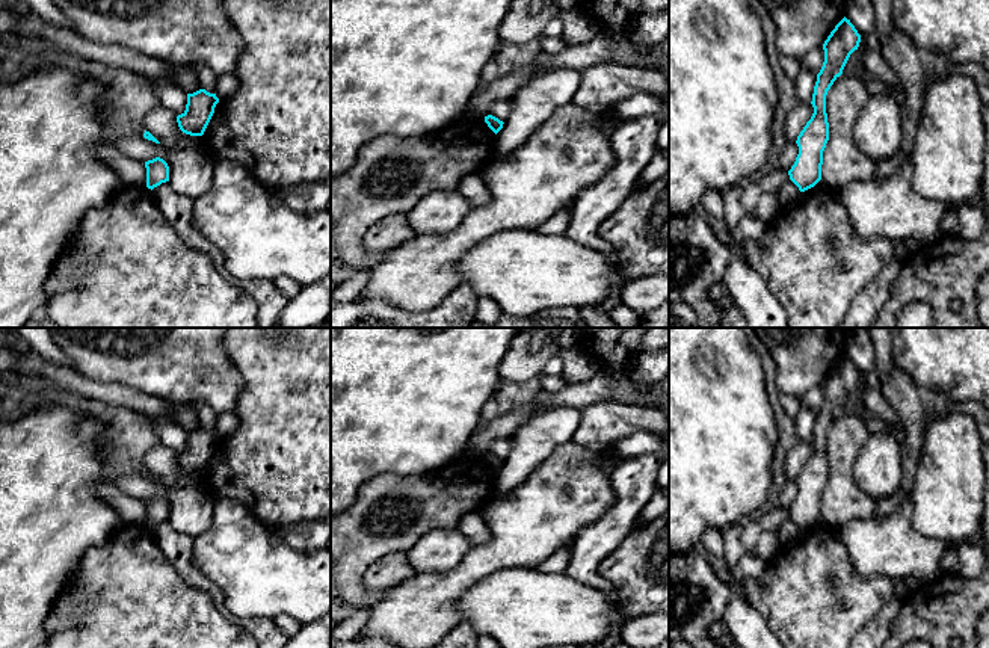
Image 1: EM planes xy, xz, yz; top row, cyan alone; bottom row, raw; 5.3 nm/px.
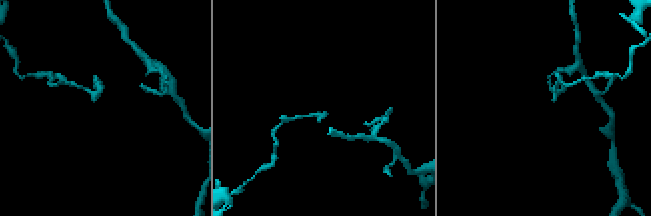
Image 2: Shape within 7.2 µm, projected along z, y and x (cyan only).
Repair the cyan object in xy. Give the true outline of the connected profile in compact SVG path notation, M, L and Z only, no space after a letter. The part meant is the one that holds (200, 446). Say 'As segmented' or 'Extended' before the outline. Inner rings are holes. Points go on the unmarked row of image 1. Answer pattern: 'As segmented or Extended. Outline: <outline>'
As segmented. Outline: M205 427L187 432L186 449L177 455L180 468L190 474L202 474L217 441L216 432Z

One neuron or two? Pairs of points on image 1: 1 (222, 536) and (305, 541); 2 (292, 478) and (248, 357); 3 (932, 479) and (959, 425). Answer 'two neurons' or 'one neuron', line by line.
1: two neurons
2: one neuron
3: one neuron

